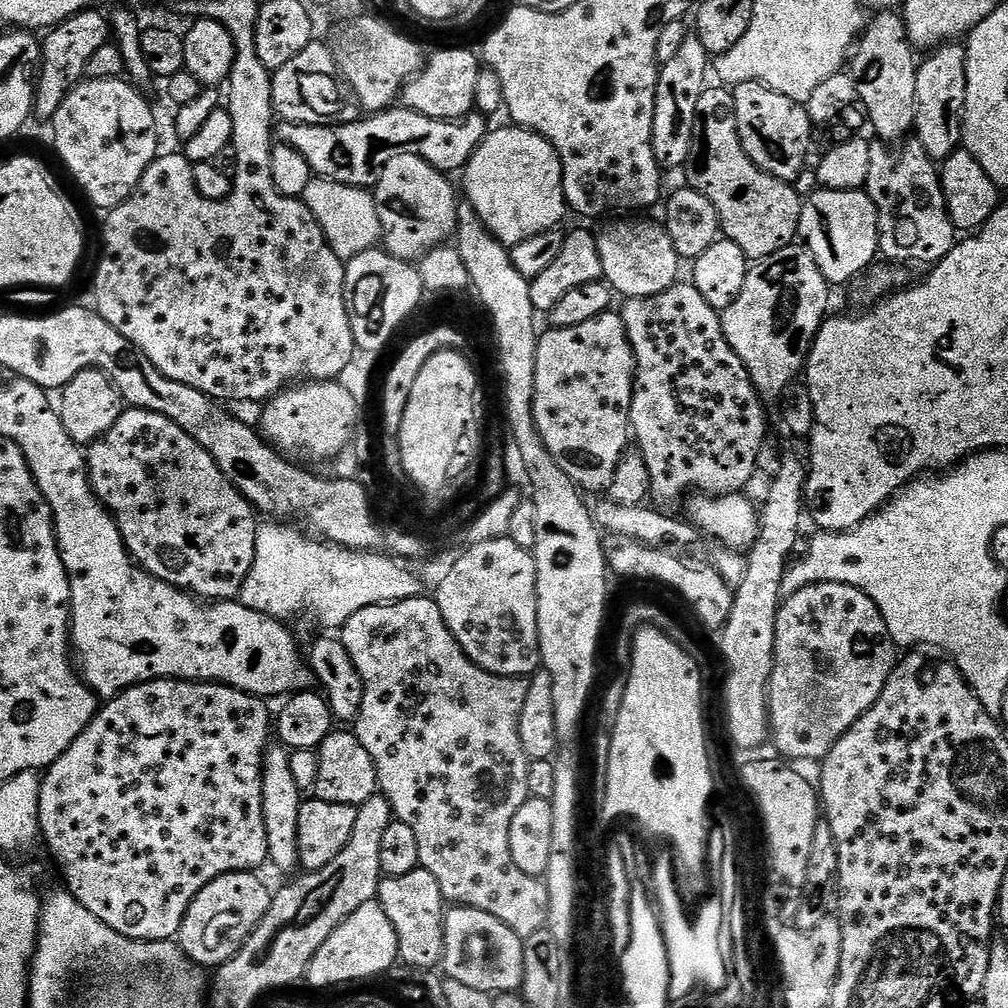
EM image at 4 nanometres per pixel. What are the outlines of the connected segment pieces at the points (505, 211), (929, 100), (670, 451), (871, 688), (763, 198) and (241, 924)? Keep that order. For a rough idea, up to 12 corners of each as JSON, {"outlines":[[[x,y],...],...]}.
{"outlines":[[[527,128],[489,131],[467,203],[511,246],[566,213],[562,162]],[[933,49],[916,72],[914,139],[937,162],[961,147],[967,49]],[[691,282],[619,313],[651,499],[753,483],[765,401]],[[811,584],[776,615],[771,743],[823,761],[878,702],[874,602]],[[698,98],[687,187],[749,261],[797,239],[802,196],[738,134],[734,98]],[[231,872],[198,894],[180,949],[215,970],[270,910],[256,872]]]}

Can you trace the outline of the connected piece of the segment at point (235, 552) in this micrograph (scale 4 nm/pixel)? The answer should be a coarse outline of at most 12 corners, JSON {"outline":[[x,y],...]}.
{"outline":[[125,407],[87,449],[139,567],[239,597],[258,516],[182,426]]}

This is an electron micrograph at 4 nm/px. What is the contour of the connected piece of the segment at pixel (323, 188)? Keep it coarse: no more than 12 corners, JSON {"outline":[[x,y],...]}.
{"outline":[[313,178],[302,199],[353,260],[384,231],[369,189]]}

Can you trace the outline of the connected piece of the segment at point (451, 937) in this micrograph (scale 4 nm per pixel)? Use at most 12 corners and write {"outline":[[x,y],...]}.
{"outline":[[486,910],[444,914],[444,976],[524,987],[524,937]]}

